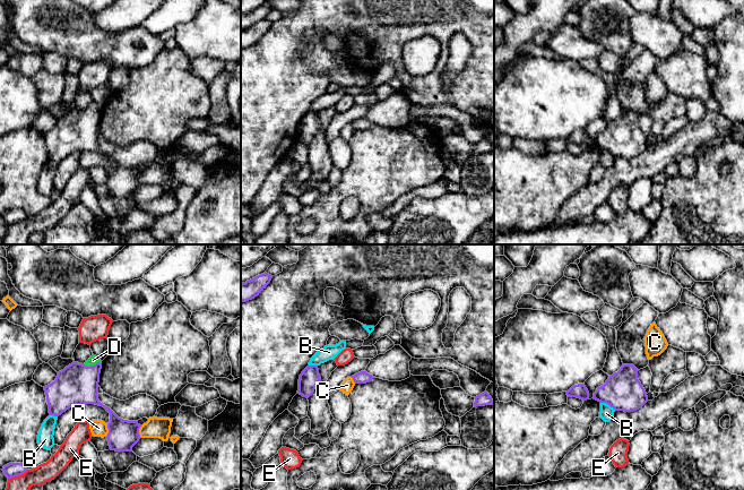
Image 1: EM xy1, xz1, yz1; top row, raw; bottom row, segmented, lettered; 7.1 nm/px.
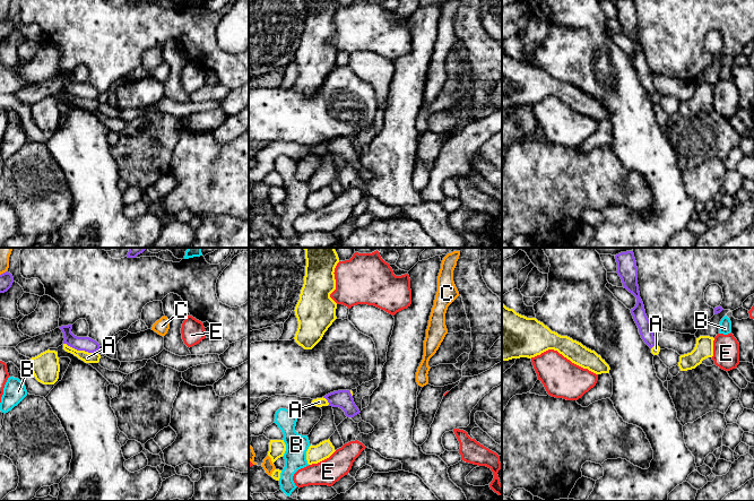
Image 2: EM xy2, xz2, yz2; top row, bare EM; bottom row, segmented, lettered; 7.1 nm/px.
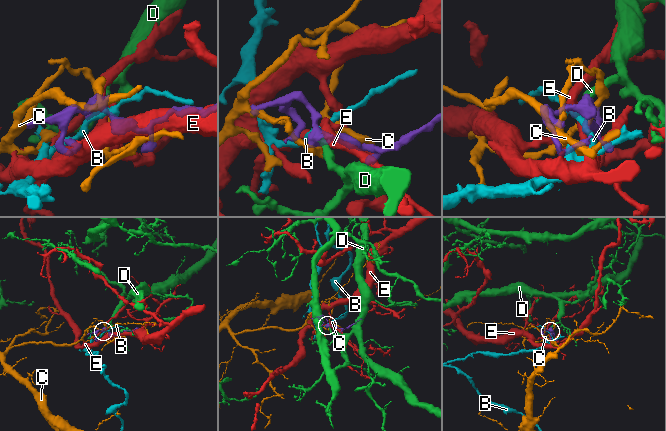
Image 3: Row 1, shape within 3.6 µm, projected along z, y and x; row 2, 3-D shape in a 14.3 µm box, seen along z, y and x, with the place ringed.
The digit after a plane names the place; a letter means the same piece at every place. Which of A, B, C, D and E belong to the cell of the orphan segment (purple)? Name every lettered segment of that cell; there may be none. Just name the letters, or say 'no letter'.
D

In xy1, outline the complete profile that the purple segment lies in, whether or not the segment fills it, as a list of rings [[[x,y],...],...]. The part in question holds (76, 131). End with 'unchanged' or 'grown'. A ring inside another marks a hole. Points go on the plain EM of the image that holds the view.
[[[92,102],[84,111],[72,109],[58,119],[54,128],[44,134],[50,162],[59,163],[70,154],[83,151],[103,153],[110,160],[106,186],[111,197],[131,198],[139,188],[140,171],[119,164],[98,146],[102,108]]] | grown

